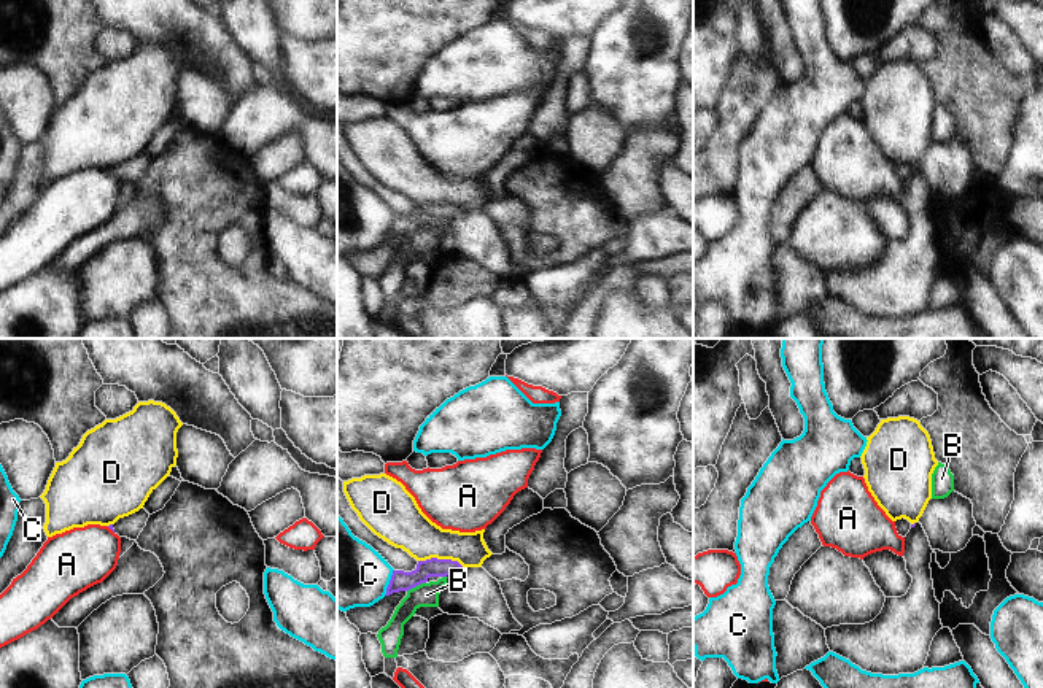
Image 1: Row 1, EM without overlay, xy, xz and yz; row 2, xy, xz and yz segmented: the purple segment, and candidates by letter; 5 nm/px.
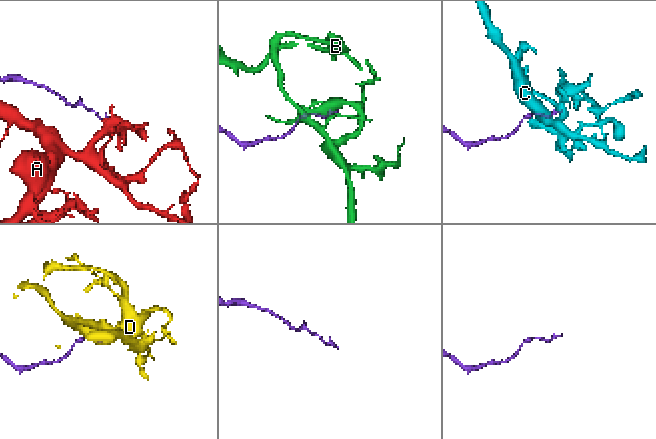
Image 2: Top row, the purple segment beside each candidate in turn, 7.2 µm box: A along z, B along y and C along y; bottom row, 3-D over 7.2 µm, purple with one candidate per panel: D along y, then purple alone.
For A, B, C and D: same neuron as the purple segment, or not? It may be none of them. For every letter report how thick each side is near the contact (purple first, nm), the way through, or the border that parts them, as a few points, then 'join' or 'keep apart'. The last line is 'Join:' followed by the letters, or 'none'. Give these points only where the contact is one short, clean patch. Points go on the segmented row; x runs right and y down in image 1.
A: calibres 20 and 300 nm; keep apart
B: calibres 100 and 130 nm; border xz (425, 582), (407, 591); keep apart
C: calibres 100 and 380 nm; keep apart
D: calibres 100 and 220 nm; border xz (418, 560), (450, 558), (465, 568); keep apart
Join: none

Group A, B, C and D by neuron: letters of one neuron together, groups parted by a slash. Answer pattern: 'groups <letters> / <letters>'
groups A / B / C / D

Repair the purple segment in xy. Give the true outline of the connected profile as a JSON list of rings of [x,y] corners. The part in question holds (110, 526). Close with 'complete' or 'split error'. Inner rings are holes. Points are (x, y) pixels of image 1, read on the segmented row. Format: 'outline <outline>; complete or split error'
outline [[[140,508],[129,516],[119,518],[114,524],[110,524],[108,528],[119,537],[137,540],[140,532],[146,526],[148,518],[149,513],[145,508]]]; split error

